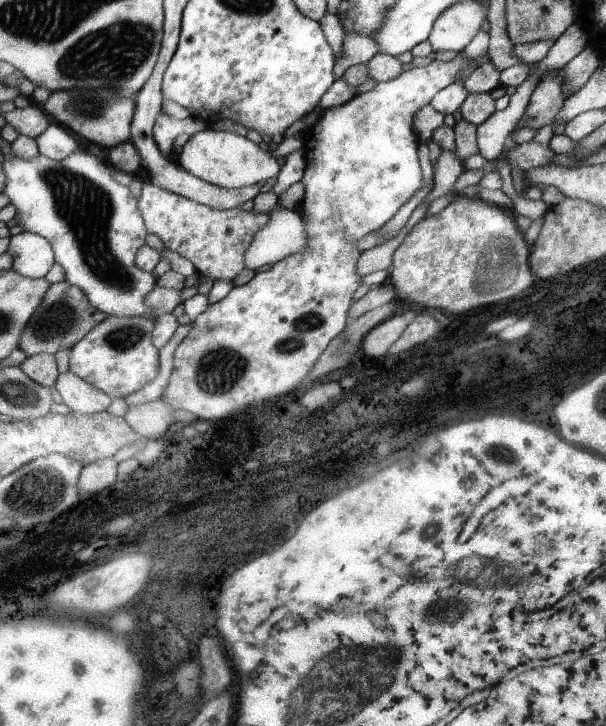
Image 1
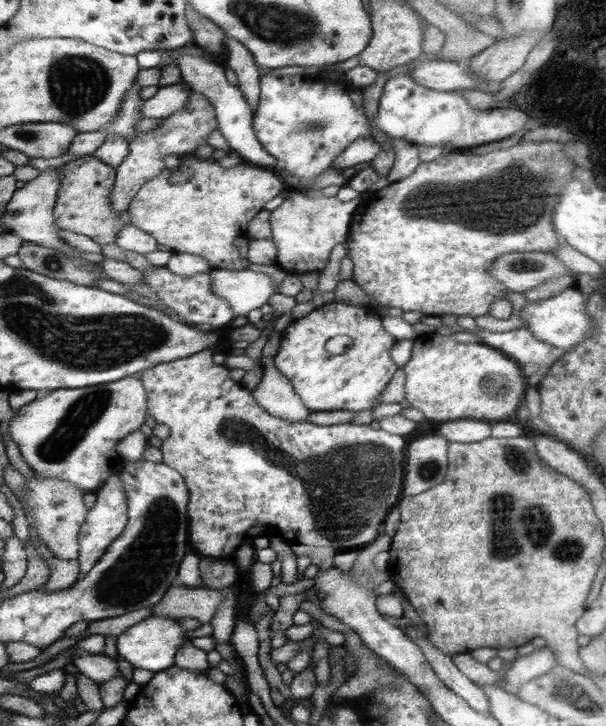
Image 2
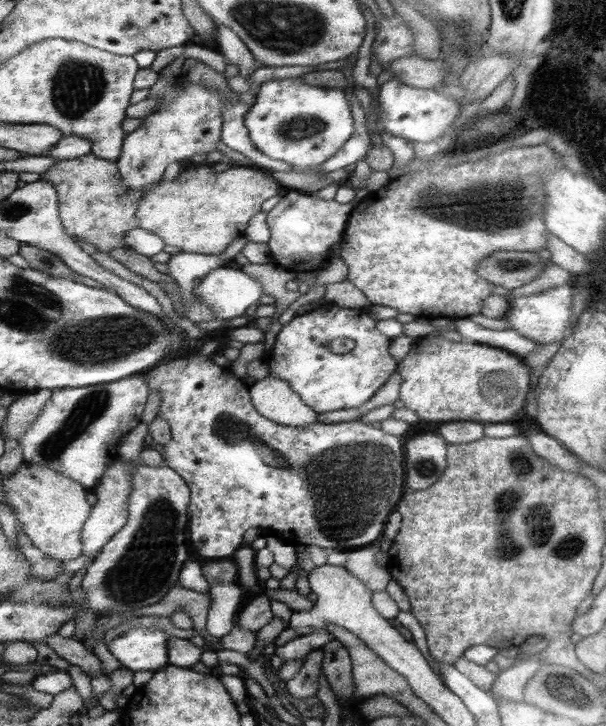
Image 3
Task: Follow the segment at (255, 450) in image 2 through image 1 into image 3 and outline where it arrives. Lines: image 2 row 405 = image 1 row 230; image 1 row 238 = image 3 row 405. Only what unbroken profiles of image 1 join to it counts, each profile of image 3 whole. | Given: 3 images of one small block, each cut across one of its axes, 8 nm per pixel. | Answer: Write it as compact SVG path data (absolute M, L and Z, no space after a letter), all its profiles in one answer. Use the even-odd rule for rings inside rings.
M215 332L210 333L209 337L199 346L194 355L186 357L179 356L161 362L144 372L144 378L150 385L150 390L162 392L162 404L160 405L158 415L169 420L171 426L172 440L164 446L166 458L164 465L172 467L176 474L180 474L189 483L192 493L192 502L190 505L190 542L193 542L196 556L202 560L225 560L244 546L242 538L248 528L257 528L264 533L275 533L284 544L296 547L297 545L320 546L320 548L334 548L338 552L353 551L361 549L367 545L374 544L382 536L384 524L392 510L396 508L404 492L404 442L398 435L391 435L387 431L372 427L359 420L345 423L309 424L306 428L296 428L294 426L282 426L281 423L274 422L262 415L253 404L250 404L248 396L248 386L236 380L228 372L228 368L220 368L210 358L218 352L220 340L216 337Z

